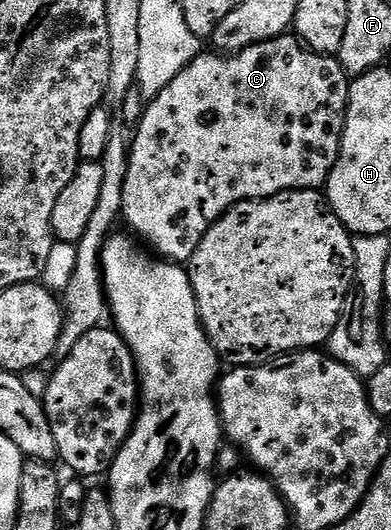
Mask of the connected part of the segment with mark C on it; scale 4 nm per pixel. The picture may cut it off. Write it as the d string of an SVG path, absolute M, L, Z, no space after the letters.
M282 36L266 42L256 42L254 46L240 50L238 54L200 53L157 96L151 99L144 107L140 122L136 123L137 135L132 135L129 148L127 184L123 184L123 208L121 209L123 222L130 226L128 229L150 251L156 252L162 259L170 262L185 264L195 252L195 248L199 248L203 236L207 236L211 227L232 206L238 206L240 202L253 202L257 198L286 194L289 190L321 190L325 181L331 176L331 168L335 168L341 151L345 113L349 107L350 81L350 75L345 73L345 69L341 67L336 57L316 54L296 36Z

